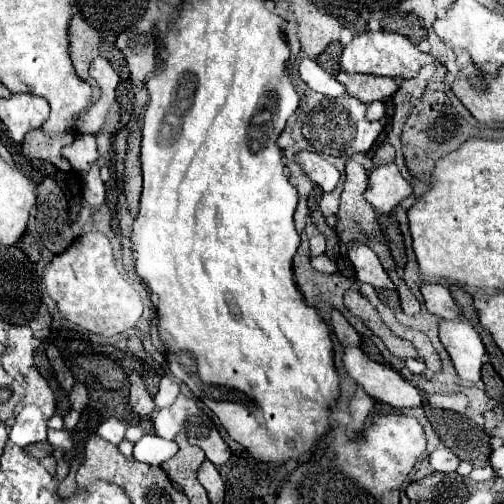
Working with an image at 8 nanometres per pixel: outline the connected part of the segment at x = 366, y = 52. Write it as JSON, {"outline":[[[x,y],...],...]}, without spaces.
{"outline":[[[365,32],[353,38],[345,52],[341,54],[341,66],[345,72],[359,72],[359,74],[375,74],[375,76],[389,76],[389,78],[415,78],[421,66],[429,64],[433,56],[421,52],[417,46],[409,42],[409,38],[395,34],[395,32]]]}

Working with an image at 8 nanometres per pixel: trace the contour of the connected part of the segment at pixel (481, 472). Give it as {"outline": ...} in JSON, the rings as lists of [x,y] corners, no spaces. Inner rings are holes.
{"outline":[[[487,464],[487,466],[481,466],[481,468],[473,468],[473,472],[469,476],[471,476],[471,480],[483,482],[483,480],[491,480],[495,476],[495,470],[491,468],[491,464]]]}

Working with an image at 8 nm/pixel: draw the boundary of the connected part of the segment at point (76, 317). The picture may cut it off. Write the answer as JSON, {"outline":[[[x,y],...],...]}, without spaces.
{"outline":[[[101,232],[81,234],[63,254],[57,254],[45,266],[43,280],[49,296],[57,302],[57,308],[63,318],[89,332],[101,336],[115,336],[125,330],[131,330],[143,314],[141,296],[117,270],[111,242]]]}

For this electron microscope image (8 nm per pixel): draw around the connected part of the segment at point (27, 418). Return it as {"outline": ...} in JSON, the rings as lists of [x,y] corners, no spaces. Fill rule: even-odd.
{"outline":[[[27,404],[17,414],[15,424],[9,432],[9,442],[17,446],[29,446],[35,442],[43,442],[47,438],[47,420],[39,406]]]}

